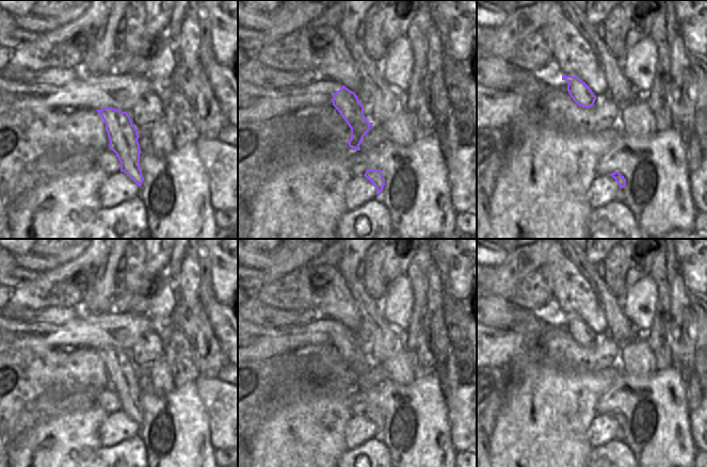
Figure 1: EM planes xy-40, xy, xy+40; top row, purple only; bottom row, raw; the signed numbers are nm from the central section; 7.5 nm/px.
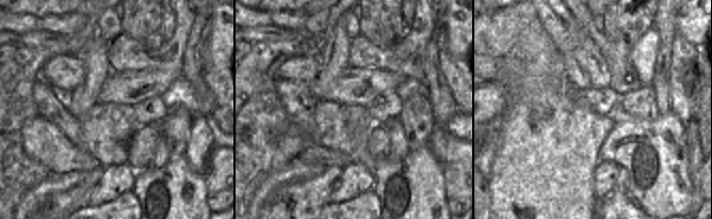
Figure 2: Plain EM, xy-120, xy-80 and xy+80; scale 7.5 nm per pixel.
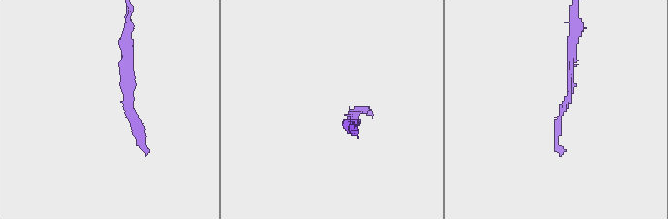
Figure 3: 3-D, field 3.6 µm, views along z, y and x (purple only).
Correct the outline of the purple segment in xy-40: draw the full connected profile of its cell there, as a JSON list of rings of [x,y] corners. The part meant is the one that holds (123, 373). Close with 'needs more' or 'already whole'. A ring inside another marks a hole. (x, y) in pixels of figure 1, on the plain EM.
[[[113,347],[96,349],[106,363],[110,387],[116,392],[124,410],[135,423],[142,424],[144,416],[140,407],[140,383],[138,369],[127,351]]]; already whole

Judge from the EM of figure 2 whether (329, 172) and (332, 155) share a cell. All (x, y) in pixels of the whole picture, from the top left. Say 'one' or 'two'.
two

